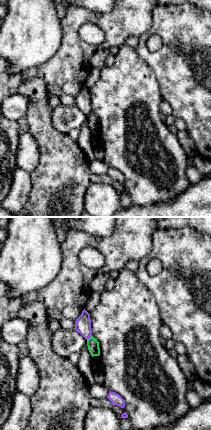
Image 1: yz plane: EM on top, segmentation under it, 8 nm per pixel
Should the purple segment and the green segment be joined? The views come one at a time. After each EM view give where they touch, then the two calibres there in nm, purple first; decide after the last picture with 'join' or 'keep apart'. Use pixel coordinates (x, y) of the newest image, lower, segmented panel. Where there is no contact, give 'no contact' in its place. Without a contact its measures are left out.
contact (89, 337); calibres 130 and 100 nm

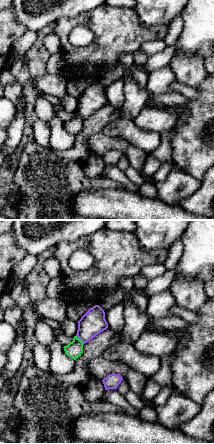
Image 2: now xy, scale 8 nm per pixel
contact (80, 339); calibres 200 and 140 nm

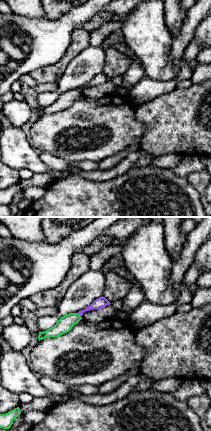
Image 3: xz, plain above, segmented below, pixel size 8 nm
contact (79, 314); calibres 90 and 120 nm

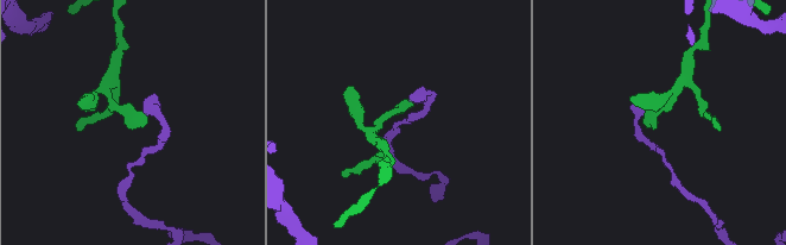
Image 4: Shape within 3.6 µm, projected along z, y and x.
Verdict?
keep apart

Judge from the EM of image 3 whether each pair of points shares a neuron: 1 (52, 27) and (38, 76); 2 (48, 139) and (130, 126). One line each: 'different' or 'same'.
1: different
2: same

